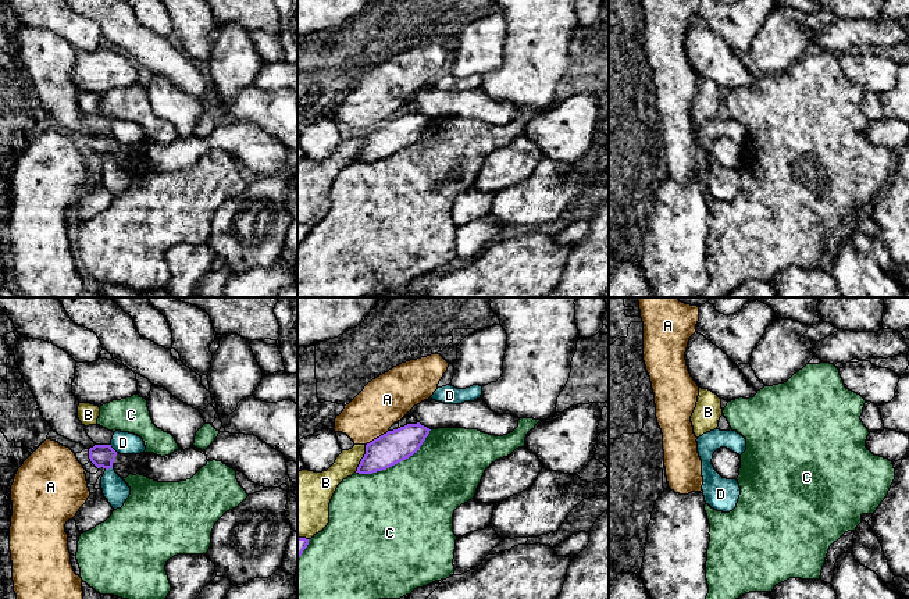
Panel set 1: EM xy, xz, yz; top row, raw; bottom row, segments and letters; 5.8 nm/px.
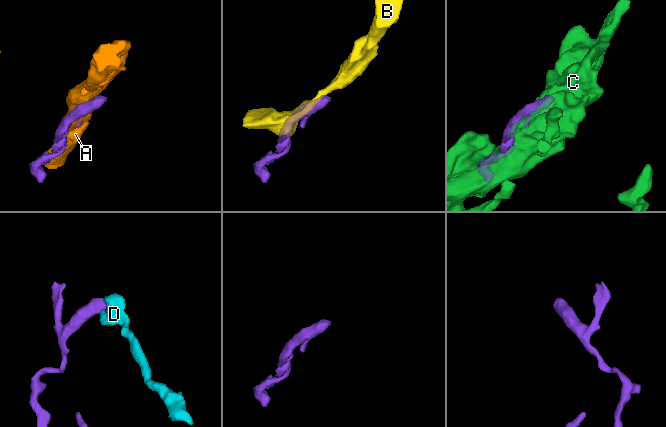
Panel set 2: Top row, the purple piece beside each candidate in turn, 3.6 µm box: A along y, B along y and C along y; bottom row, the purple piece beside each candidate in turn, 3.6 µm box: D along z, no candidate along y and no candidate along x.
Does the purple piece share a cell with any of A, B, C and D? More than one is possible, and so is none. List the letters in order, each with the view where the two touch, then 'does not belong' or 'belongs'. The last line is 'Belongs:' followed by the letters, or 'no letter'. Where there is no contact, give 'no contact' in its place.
A: xz | does not belong
B: xz | does not belong
C: xz | does not belong
D: xy | does not belong
Belongs: no letter

